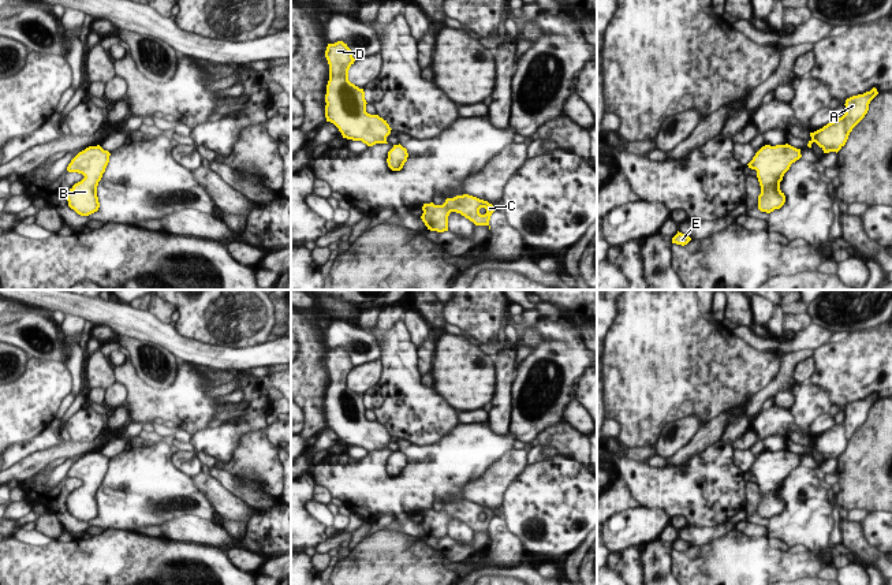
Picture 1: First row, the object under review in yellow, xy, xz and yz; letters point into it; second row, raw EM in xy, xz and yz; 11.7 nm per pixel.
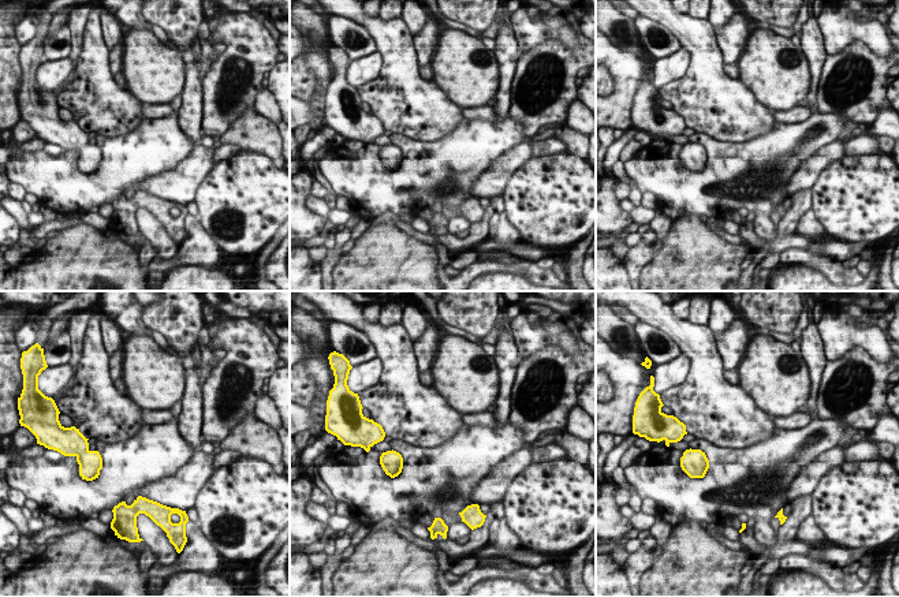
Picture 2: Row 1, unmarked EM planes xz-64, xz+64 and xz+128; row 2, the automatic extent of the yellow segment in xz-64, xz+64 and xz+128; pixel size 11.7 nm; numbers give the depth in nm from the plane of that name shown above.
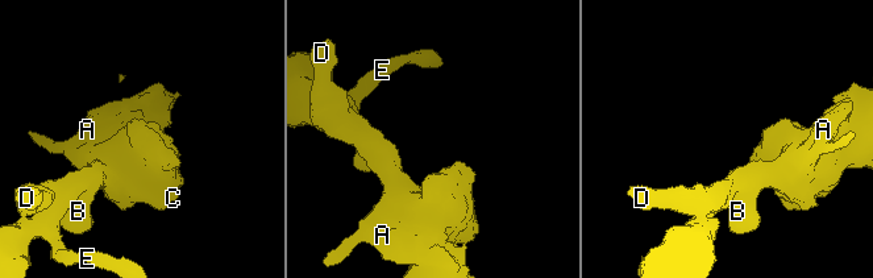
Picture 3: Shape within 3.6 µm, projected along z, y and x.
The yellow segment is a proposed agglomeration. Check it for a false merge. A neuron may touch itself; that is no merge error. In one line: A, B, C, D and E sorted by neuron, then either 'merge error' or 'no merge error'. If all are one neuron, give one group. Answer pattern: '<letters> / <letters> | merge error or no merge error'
A B C D E | no merge error

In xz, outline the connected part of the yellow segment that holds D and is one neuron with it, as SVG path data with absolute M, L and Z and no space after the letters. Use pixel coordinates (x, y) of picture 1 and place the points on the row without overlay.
M343 347L328 350L325 364L329 370L329 387L325 400L325 424L333 429L343 444L362 447L367 452L388 450L391 433L378 421L366 418L363 395L348 387L354 370L351 355Z

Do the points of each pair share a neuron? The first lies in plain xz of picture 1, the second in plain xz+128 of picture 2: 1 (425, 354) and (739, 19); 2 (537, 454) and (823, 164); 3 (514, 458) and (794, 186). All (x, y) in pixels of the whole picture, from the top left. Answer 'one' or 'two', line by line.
1: one
2: two
3: one

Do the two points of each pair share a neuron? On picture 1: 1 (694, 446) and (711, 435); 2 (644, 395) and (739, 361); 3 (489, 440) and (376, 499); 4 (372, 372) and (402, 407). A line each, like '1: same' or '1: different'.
1: same
2: same
3: same
4: different

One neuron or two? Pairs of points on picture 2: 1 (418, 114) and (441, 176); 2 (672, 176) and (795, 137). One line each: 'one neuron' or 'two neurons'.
1: two neurons
2: one neuron

